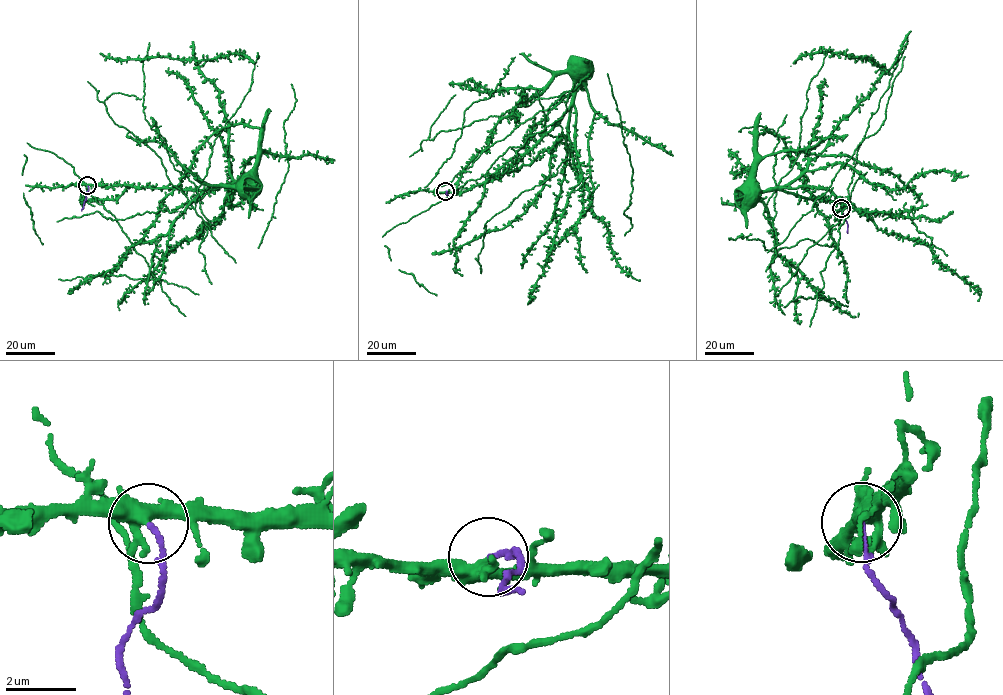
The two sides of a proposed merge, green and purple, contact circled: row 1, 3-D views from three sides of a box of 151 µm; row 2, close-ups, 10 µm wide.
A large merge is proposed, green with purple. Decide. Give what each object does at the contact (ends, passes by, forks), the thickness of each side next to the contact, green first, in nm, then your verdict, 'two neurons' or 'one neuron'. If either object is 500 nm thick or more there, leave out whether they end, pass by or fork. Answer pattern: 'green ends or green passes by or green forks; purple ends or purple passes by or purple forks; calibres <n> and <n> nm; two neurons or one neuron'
green forks; purple ends; calibres 320 and 120 nm; two neurons

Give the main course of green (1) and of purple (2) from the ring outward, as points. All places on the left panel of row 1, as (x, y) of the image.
1: (87, 185), (205, 189), (229, 185), (246, 178)
2: (87, 185), (81, 210)

